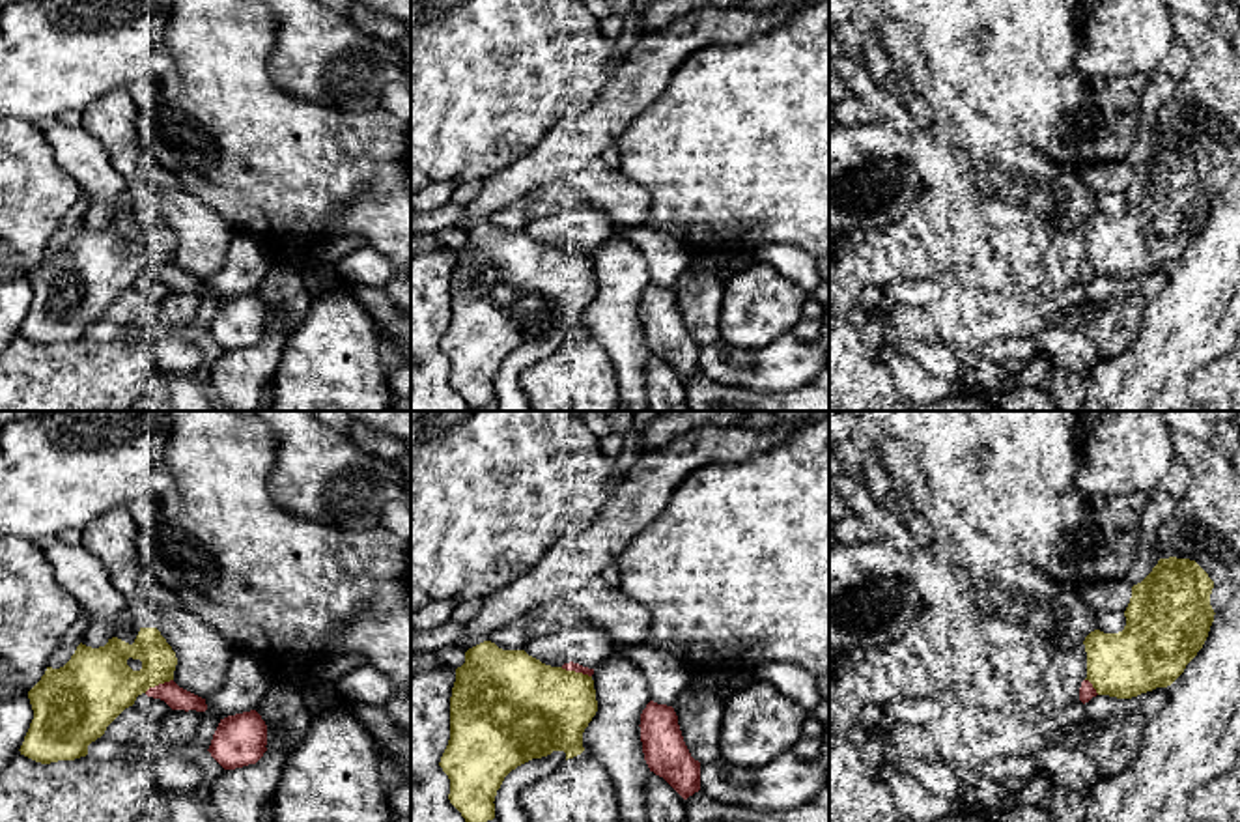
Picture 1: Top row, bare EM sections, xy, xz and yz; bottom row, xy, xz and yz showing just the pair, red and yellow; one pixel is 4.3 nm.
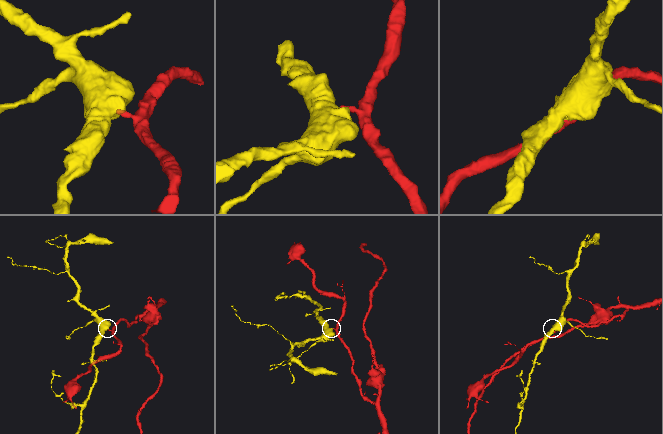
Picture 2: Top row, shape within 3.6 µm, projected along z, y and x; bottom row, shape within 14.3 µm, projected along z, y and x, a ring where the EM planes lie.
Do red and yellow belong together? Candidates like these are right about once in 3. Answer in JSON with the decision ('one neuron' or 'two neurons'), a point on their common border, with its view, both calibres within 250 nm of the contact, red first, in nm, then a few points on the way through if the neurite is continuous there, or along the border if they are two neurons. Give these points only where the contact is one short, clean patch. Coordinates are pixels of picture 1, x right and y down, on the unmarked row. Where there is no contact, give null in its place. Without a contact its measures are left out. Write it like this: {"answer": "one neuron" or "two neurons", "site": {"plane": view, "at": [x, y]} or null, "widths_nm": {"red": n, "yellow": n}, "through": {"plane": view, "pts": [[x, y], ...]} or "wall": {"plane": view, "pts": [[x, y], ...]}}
{"answer": "two neurons", "site": {"plane": "xz", "at": [576, 253]}, "widths_nm": {"red": 40, "yellow": 400}}

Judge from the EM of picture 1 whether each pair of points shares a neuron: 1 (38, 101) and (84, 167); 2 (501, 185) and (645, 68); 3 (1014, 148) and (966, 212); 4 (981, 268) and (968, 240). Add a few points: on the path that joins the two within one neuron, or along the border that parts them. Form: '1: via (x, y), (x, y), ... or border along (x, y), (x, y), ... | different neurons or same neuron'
1: border along (56, 118), (42, 126) | different neurons
2: via (538, 169), (581, 139), (615, 105) | same neuron
3: border along (953, 193), (962, 193), (986, 223) | different neurons
4: via (975, 260), (972, 247) | same neuron

